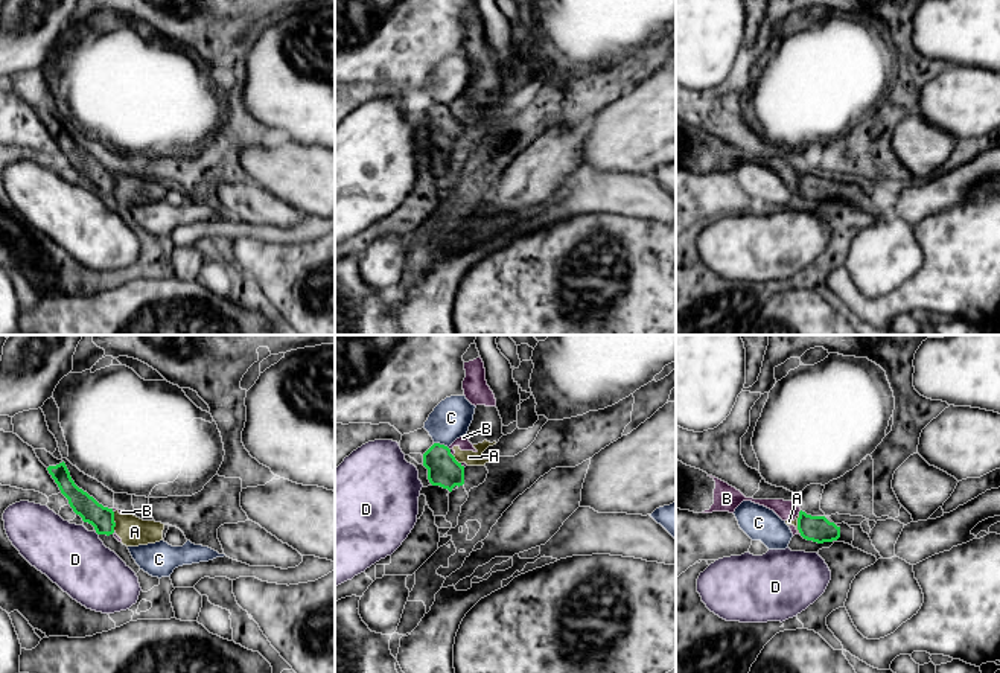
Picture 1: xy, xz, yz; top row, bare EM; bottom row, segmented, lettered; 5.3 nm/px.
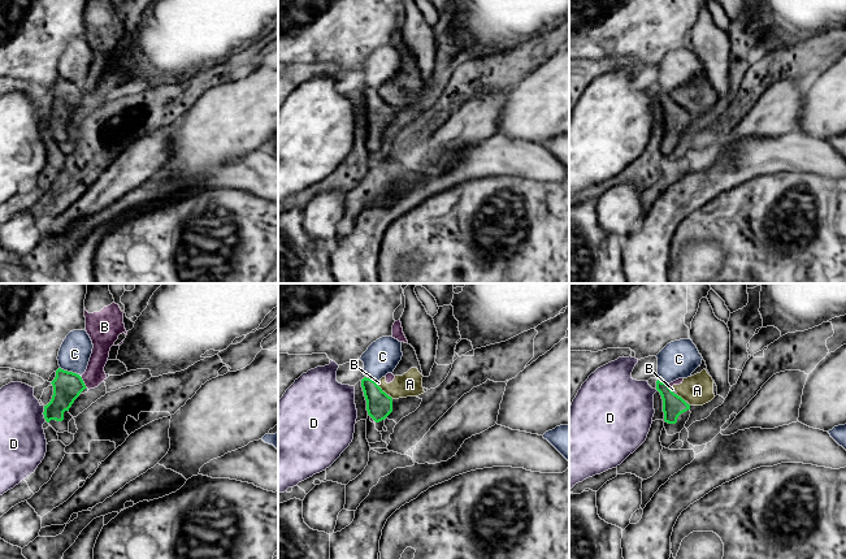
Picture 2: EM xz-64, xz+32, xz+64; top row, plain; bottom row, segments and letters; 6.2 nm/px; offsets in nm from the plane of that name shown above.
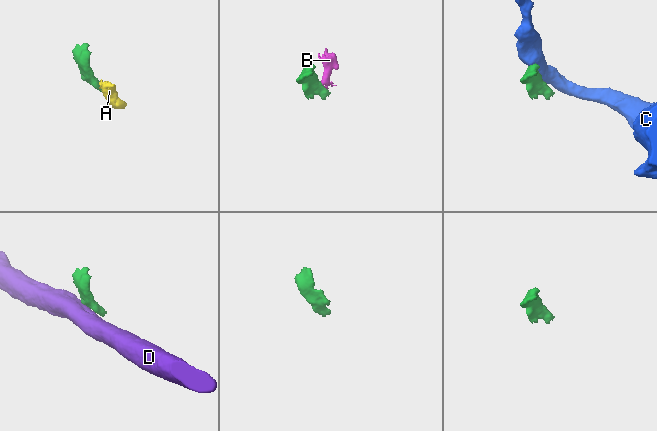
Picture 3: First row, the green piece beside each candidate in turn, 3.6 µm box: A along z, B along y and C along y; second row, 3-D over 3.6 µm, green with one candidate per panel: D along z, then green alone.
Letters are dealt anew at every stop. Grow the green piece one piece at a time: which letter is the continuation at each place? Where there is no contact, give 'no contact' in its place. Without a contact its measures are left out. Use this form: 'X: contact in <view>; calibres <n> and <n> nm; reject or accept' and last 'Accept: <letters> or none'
A: contact in xy; calibres 130 and 150 nm; reject
B: contact in xz; calibres 170 and 70 nm; reject
C: contact in xz; calibres 170 and 200 nm; reject
D: no contact; reject
Accept: none

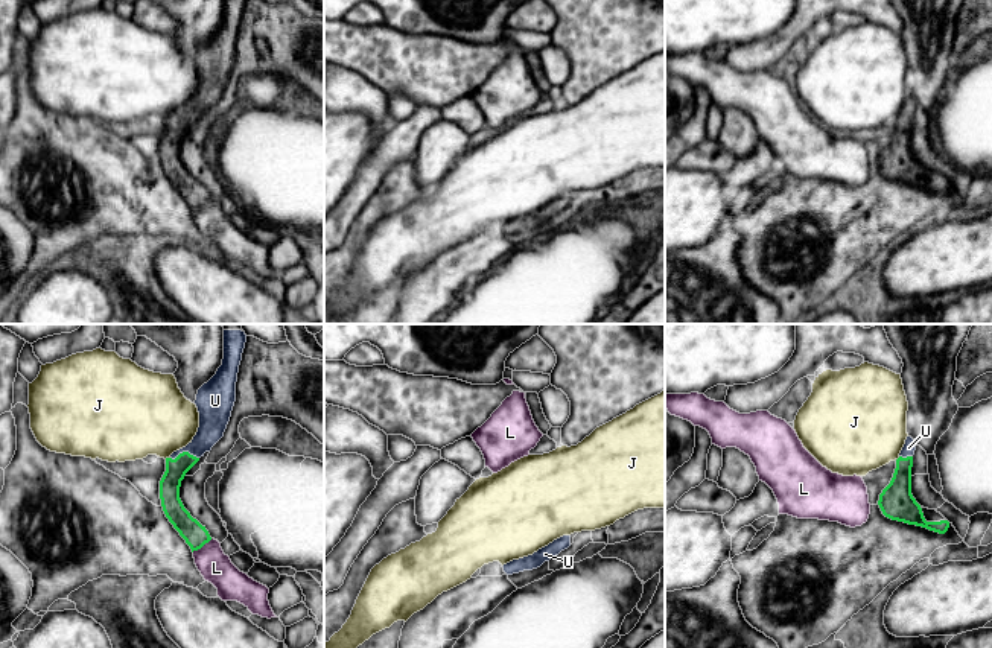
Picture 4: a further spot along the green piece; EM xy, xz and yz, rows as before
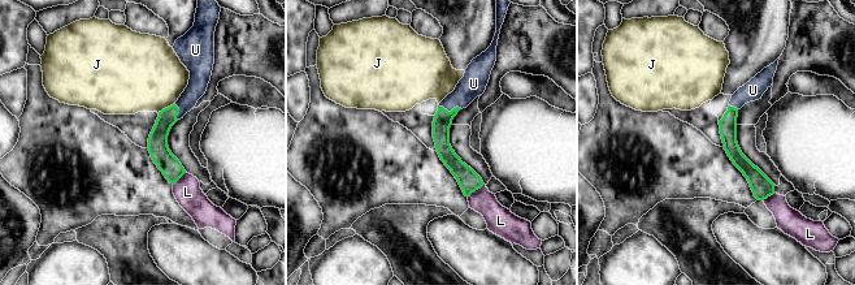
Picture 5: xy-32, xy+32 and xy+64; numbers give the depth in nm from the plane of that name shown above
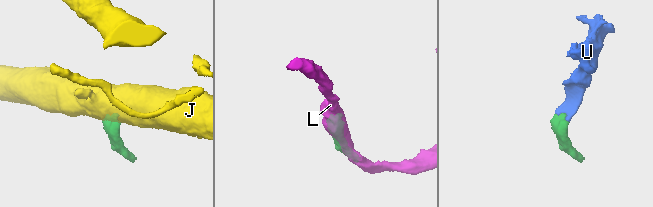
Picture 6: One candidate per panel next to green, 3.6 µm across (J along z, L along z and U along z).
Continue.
J: contact in xy; calibres 110 and 420 nm; reject
L: contact in xy; calibres 120 and 170 nm; reject
U: contact in xy; calibres 110 and 160 nm; accept
Accept: U

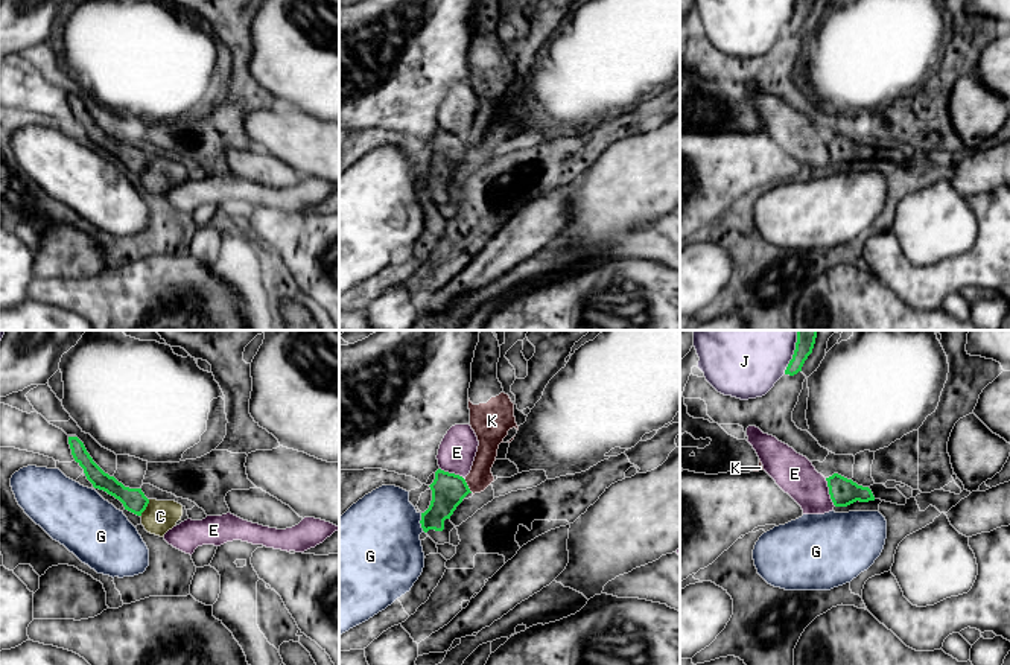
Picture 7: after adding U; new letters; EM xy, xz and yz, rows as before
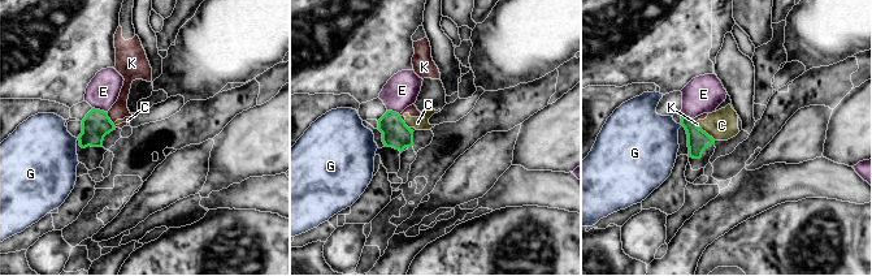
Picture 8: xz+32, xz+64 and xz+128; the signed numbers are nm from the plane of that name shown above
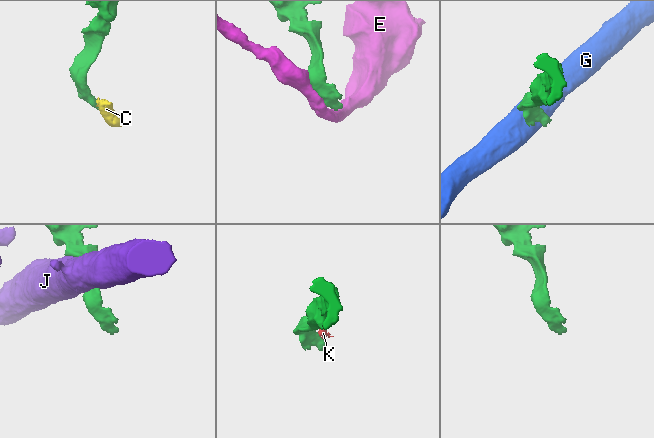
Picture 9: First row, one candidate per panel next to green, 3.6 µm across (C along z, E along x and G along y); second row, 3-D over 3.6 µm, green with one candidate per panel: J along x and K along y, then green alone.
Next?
C: contact in xy; calibres 120 and 170 nm; reject
E: contact in yz; calibres 150 and 220 nm; reject
G: contact in xz; calibres 180 and 440 nm; reject
J: contact in yz; calibres 90 and 300 nm; reject
K: contact in xz; calibres 180 and 120 nm; reject
Accept: none

